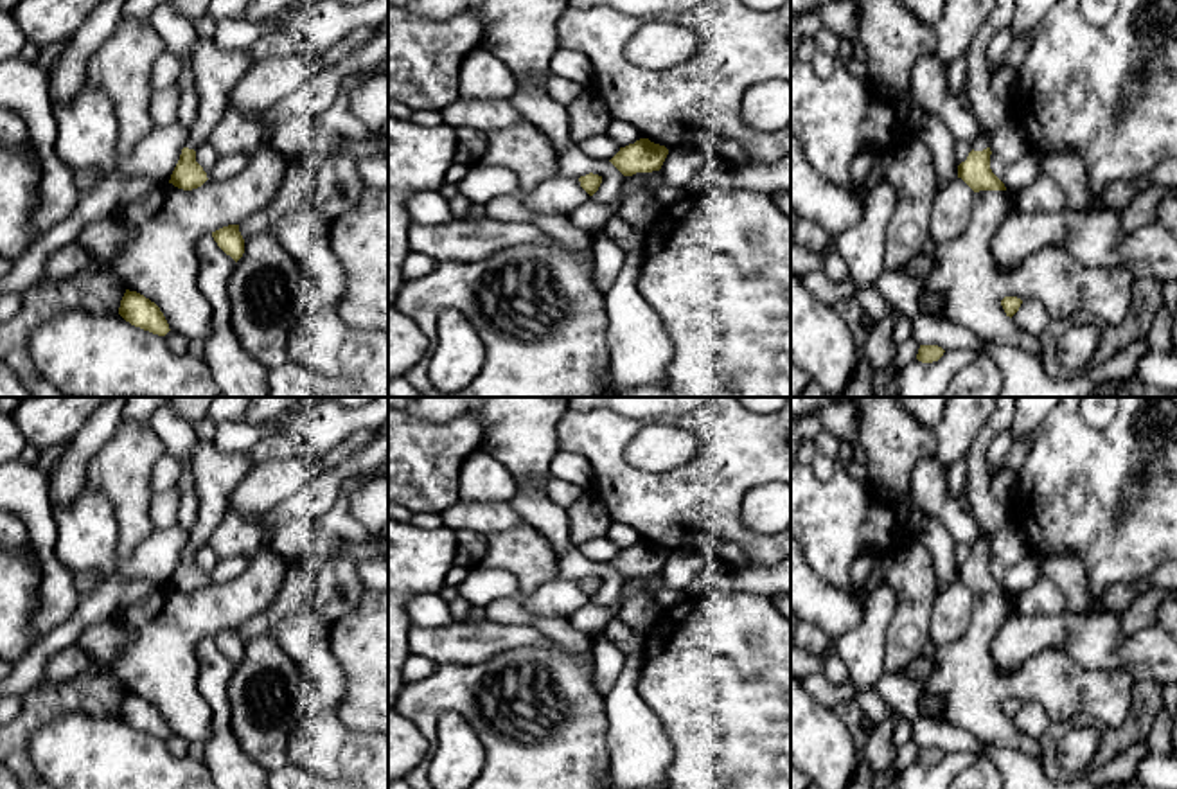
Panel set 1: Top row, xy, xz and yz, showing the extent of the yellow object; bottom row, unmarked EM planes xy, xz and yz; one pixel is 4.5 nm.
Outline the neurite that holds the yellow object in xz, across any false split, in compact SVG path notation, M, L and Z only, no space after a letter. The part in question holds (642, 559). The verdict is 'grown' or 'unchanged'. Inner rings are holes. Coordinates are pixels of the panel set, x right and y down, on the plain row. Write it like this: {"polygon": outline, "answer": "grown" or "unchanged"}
{"polygon": "M640 541L634 546L620 550L620 554L609 563L624 579L636 575L659 573L668 552L654 546L649 541Z", "answer": "unchanged"}

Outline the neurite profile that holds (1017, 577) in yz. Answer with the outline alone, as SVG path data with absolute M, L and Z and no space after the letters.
M1031 550L1024 561L1010 566L990 557L990 572L1004 586L1006 593L1015 597L1031 588L1033 582L1042 577L1035 550Z

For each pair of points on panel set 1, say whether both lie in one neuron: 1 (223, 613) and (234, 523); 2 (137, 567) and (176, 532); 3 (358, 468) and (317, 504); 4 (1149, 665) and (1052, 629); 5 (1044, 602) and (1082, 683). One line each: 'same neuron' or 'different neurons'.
1: different neurons
2: same neuron
3: same neuron
4: same neuron
5: different neurons

